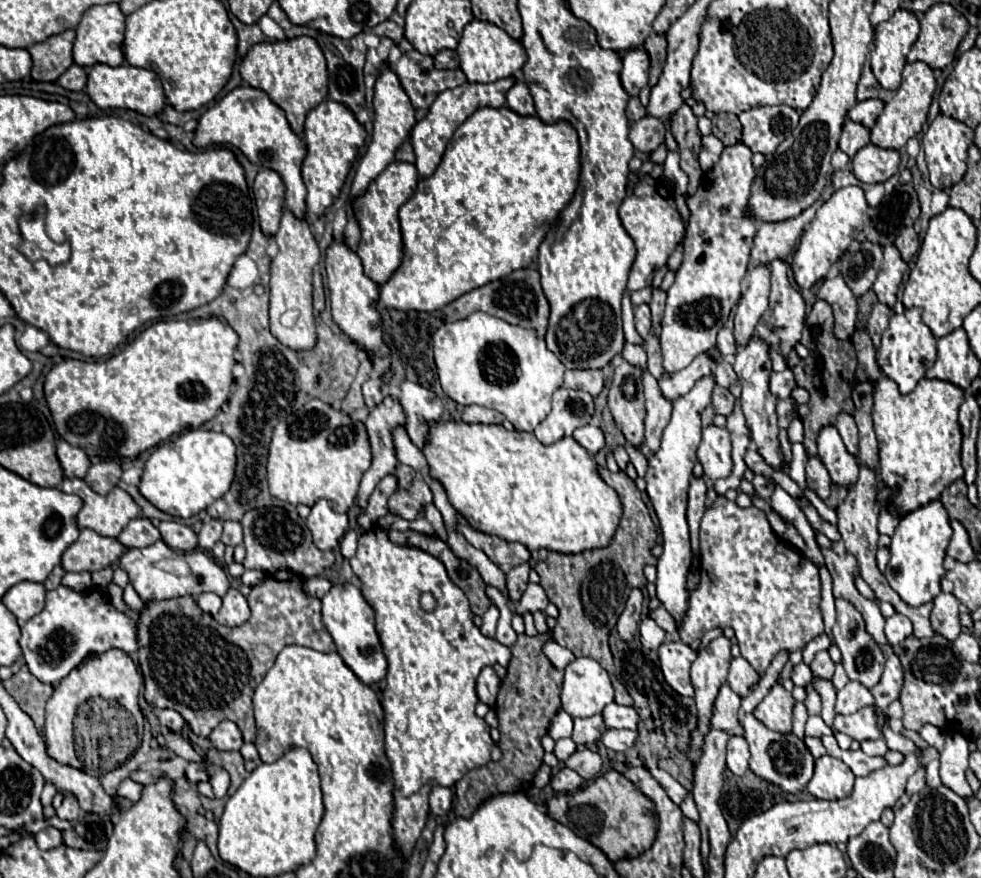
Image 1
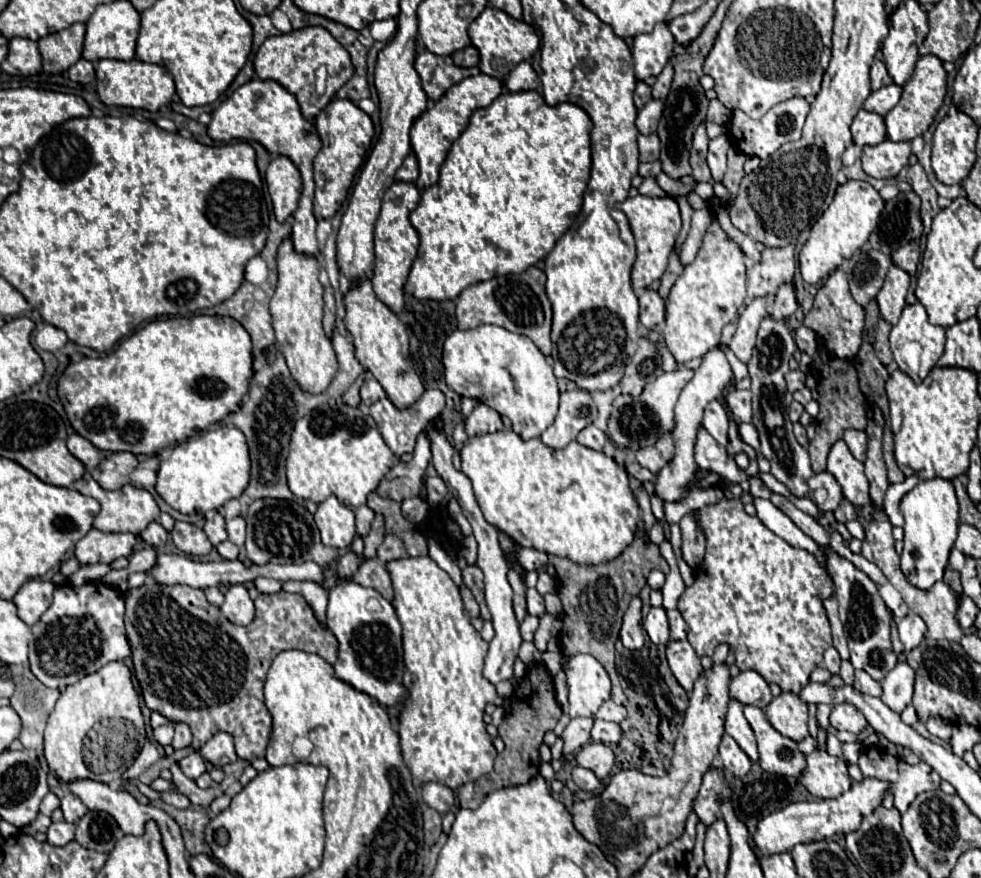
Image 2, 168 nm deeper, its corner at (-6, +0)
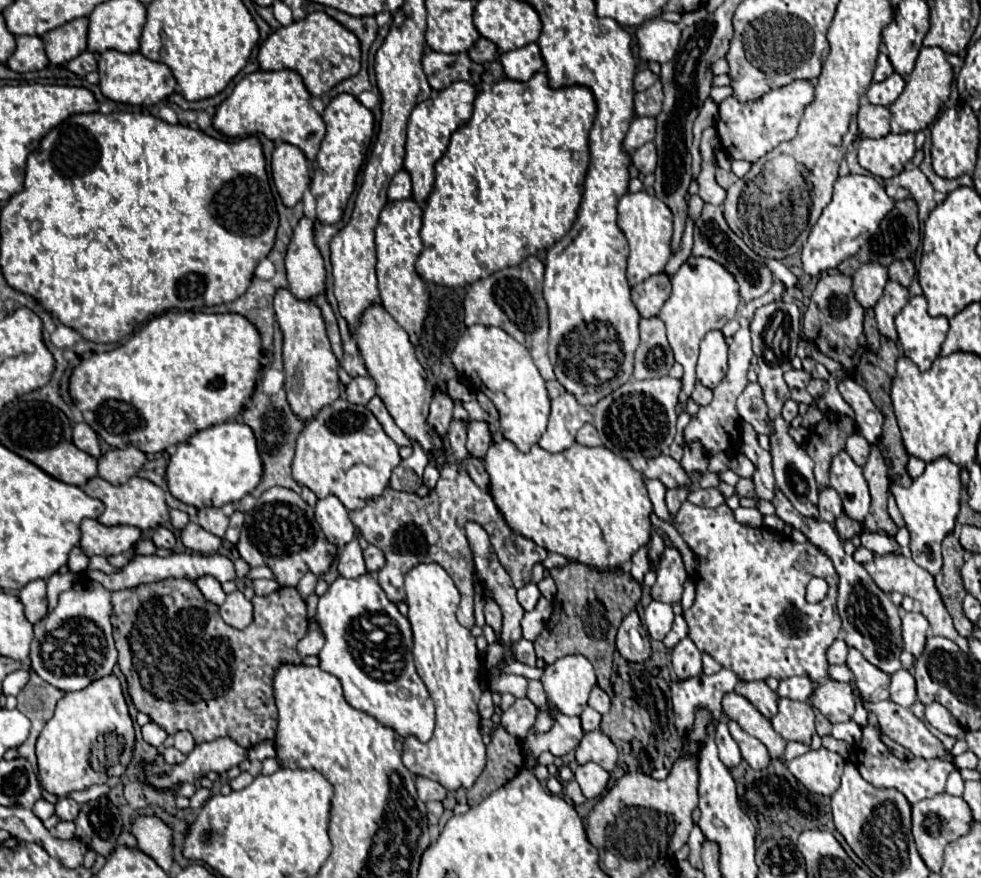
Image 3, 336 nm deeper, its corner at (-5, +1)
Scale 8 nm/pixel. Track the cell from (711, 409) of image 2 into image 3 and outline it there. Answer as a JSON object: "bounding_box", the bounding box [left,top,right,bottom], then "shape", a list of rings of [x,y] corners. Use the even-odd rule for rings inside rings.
{"bounding_box":[692,385,712,405],"shape":[[[696,385],[694,393],[692,393],[692,401],[698,403],[698,405],[710,405],[710,401],[712,401],[712,391],[706,389],[706,387],[702,387],[702,385]]]}

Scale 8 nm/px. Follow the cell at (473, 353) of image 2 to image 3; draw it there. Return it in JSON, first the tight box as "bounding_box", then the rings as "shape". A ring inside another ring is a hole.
{"bounding_box":[450,325,550,453],"shape":[[[472,325],[458,337],[450,359],[460,379],[470,389],[482,391],[496,405],[500,411],[500,431],[506,439],[510,439],[524,453],[538,443],[540,435],[546,431],[550,397],[546,391],[546,381],[534,365],[530,351],[522,343],[500,327]]]}

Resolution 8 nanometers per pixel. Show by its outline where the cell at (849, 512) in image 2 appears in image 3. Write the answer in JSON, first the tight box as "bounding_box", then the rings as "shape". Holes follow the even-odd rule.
{"bounding_box":[834,512,863,541],"shape":[[[844,512],[835,520],[834,527],[841,539],[849,541],[863,530],[861,523],[852,520]]]}

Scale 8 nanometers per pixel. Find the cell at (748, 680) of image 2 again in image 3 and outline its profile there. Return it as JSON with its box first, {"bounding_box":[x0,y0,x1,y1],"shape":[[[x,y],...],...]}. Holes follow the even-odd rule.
{"bounding_box":[736,681,778,719],"shape":[[[740,681],[736,693],[746,697],[766,719],[776,713],[778,695],[766,685],[766,681]]]}

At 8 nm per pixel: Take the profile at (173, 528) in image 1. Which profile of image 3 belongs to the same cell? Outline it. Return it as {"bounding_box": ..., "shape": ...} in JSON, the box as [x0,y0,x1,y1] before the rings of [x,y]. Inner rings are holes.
{"bounding_box":[180,523,222,555],"shape":[[[188,523],[182,531],[180,531],[180,541],[184,543],[184,547],[188,547],[194,553],[202,553],[202,555],[212,555],[222,547],[222,539],[204,531],[200,525],[196,523]]]}

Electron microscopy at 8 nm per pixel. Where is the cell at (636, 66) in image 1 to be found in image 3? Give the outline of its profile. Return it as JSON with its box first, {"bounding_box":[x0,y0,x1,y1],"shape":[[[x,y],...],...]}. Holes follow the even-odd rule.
{"bounding_box":[636,6,708,65],"shape":[[[702,6],[696,11],[683,14],[679,23],[670,23],[670,21],[664,21],[658,17],[658,19],[644,23],[642,27],[638,27],[636,39],[638,39],[638,47],[640,47],[640,61],[644,61],[644,63],[656,61],[660,65],[670,61],[670,57],[674,57],[674,53],[678,49],[682,29],[706,19],[707,16],[708,11]]]}

